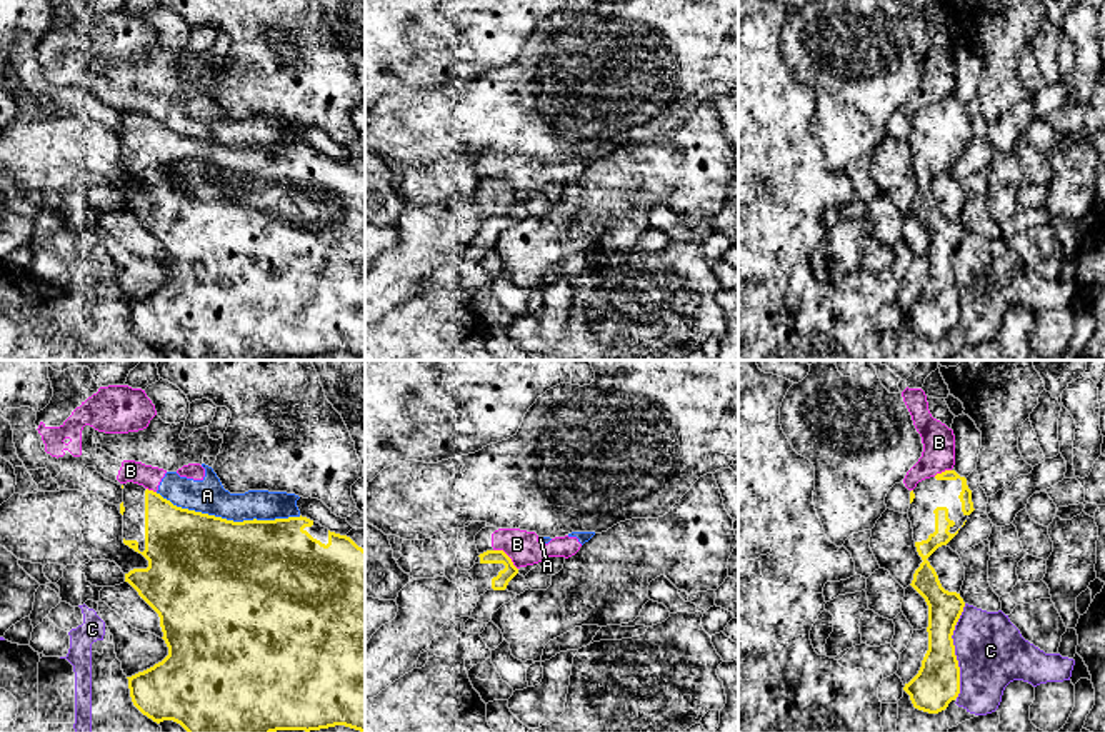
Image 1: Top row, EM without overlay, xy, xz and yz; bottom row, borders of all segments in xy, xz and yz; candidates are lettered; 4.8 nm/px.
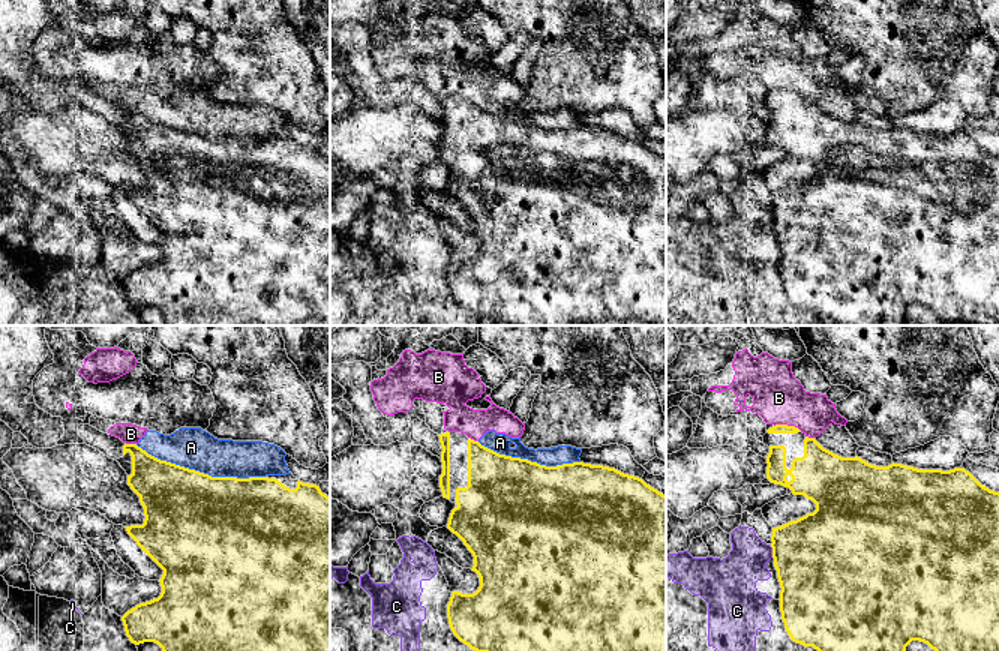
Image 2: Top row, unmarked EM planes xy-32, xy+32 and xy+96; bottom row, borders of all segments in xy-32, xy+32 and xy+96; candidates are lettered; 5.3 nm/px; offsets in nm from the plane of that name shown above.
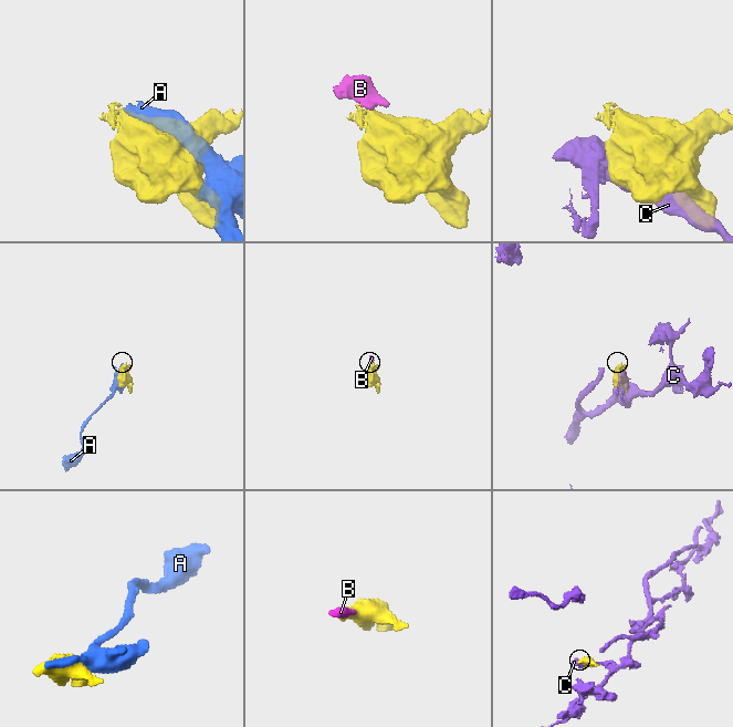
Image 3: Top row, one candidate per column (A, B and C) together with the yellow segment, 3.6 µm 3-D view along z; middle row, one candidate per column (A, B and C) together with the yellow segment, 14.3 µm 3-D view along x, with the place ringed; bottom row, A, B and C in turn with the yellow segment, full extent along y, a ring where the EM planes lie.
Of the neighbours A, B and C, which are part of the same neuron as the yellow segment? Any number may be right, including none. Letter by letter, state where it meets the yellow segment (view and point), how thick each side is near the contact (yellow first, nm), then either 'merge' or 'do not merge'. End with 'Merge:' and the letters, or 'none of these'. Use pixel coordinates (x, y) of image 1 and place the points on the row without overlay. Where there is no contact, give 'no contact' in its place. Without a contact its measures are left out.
A: meets yellow in xy at (229, 147); 500 nm thick on the yellow side, 170 nm on the other; do not merge
B: meets yellow in xz at (507, 182); 70 nm thick on the yellow side, 160 nm on the other; do not merge
C: meets yellow in yz at (954, 277); 220 nm thick on the yellow side, 340 nm on the other; do not merge
Merge: none of these

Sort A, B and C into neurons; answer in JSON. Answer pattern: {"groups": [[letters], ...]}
{"groups": [["A", "B"], ["C"]]}

